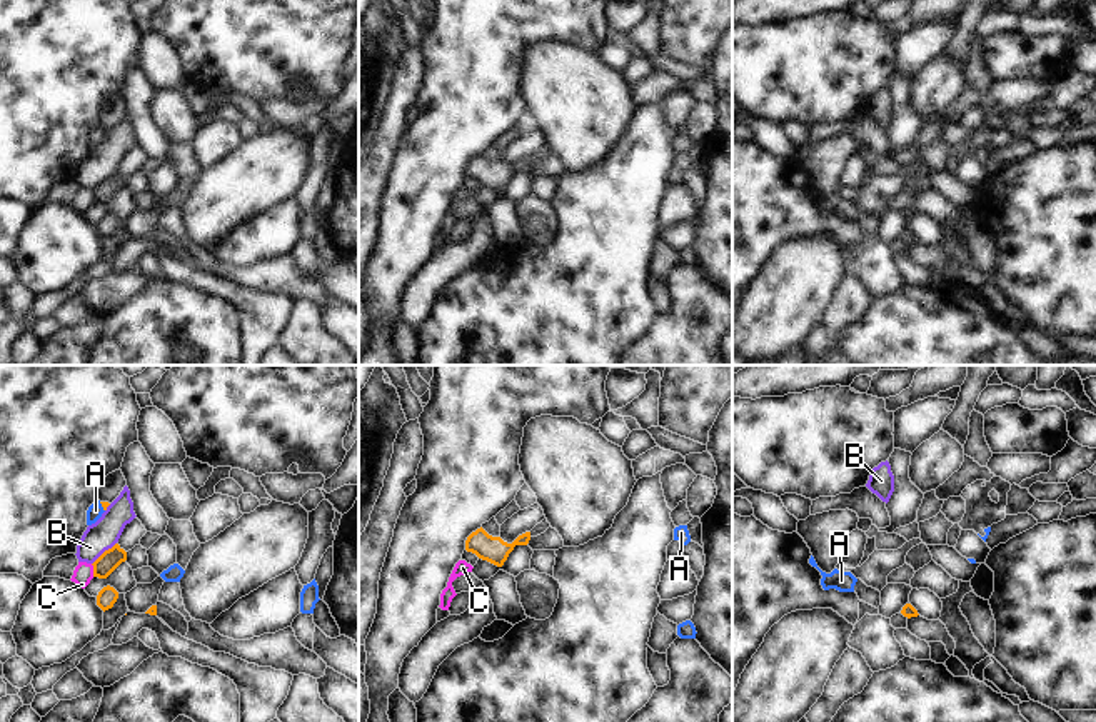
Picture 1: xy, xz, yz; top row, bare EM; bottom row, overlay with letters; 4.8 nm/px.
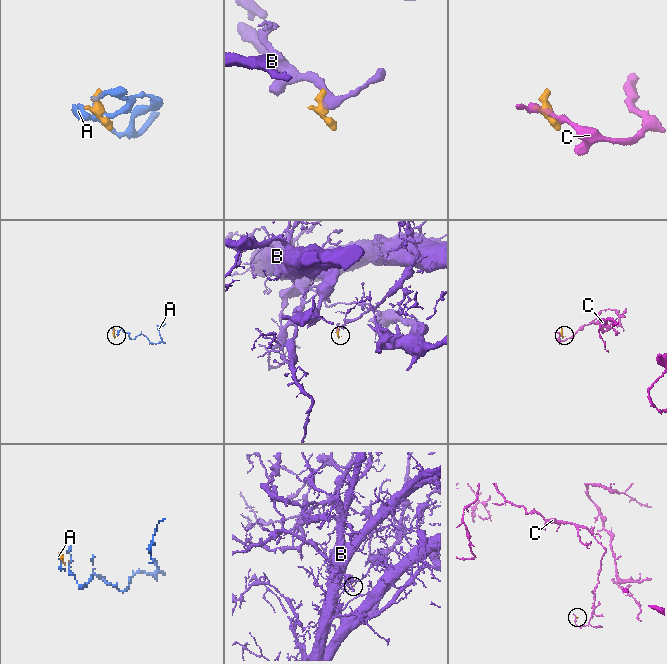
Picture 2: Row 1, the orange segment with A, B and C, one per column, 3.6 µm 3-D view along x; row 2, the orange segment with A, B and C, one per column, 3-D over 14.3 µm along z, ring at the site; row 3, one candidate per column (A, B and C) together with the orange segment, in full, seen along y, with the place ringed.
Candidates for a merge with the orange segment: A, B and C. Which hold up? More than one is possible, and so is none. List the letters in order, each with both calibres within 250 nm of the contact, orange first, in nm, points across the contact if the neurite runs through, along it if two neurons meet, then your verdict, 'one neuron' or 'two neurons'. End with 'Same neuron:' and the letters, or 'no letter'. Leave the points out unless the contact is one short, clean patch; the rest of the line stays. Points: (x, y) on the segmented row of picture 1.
A: 30 nm thick on the orange side, 70 nm on the other; border along xy (99, 502), (104, 511); two neurons
B: 100 nm thick on the orange side, 150 nm on the other; border along xy (115, 542), (92, 564); two neurons
C: 100 nm thick on the orange side, 100 nm on the other; border along xy (90, 564), (94, 576); two neurons
Same neuron: no letter

